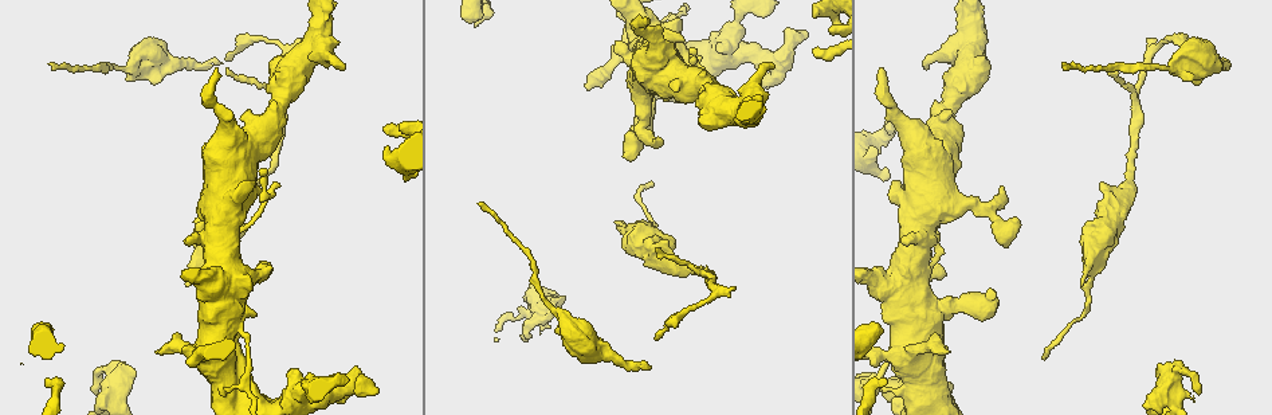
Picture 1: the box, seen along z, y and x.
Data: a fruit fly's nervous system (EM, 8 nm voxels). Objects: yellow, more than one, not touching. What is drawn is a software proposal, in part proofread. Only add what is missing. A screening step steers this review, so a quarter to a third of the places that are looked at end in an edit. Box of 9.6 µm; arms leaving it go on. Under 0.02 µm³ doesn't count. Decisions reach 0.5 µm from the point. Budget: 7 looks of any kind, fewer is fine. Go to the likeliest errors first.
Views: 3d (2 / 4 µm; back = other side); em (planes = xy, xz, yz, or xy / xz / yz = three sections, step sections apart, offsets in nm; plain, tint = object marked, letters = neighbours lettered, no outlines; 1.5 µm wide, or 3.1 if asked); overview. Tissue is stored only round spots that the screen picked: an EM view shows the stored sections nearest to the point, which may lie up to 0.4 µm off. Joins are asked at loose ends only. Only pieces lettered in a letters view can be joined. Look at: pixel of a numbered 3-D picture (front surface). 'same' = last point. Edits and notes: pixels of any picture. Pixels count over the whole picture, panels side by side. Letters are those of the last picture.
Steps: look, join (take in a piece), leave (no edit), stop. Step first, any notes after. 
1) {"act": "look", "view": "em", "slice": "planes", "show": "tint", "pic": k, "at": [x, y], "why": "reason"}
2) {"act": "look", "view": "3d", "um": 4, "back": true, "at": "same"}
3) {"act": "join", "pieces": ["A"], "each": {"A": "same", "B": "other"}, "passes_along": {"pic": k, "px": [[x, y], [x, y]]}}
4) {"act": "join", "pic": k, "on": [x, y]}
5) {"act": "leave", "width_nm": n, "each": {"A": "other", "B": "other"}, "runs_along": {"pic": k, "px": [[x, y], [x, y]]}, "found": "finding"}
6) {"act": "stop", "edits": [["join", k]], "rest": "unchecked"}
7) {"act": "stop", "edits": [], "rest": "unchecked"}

{"act": "look", "view": "3d", "um": 2, "back": true, "pic": 1, "at": [218, 63], "why": "an open end"}

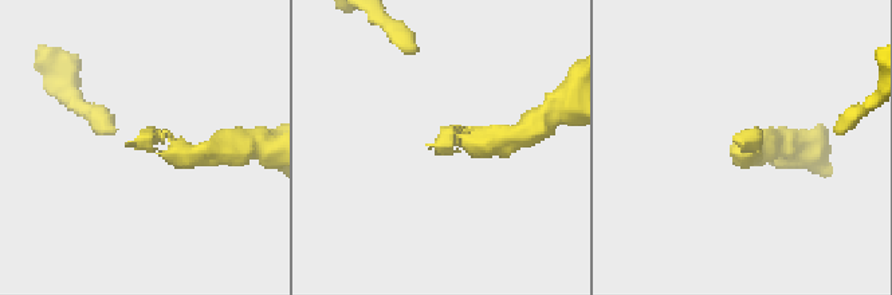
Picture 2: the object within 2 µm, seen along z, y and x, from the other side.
{"act": "look", "view": "em", "slice": "planes", "show": "plain", "pic": 2, "at": [138, 138], "why": "now the EM"}

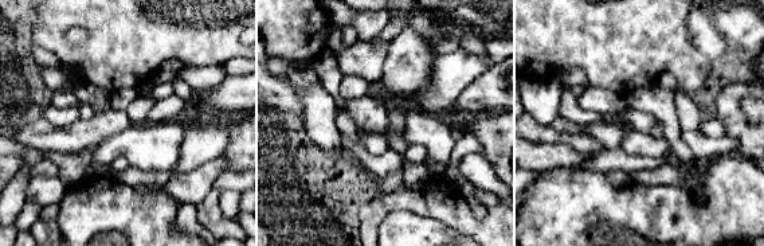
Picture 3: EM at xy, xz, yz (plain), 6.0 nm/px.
{"act": "look", "view": "em", "slice": "planes", "show": "letters", "at": "same", "why": "what lies round it"}

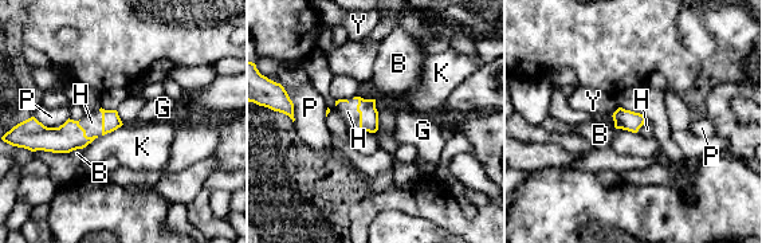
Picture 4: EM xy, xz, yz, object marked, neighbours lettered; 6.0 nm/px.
{"act": "join", "pieces": ["H"], "each": {"B": "other", "G": "other", "H": "same", "K": "other", "P": "other", "Y": "other"}, "passes_along": {"pic": 4, "px": [[366, 108], [358, 112], [348, 112]]}, "found": "the neuron continues"}

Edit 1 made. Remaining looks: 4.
{"act": "look", "view": "overview"}

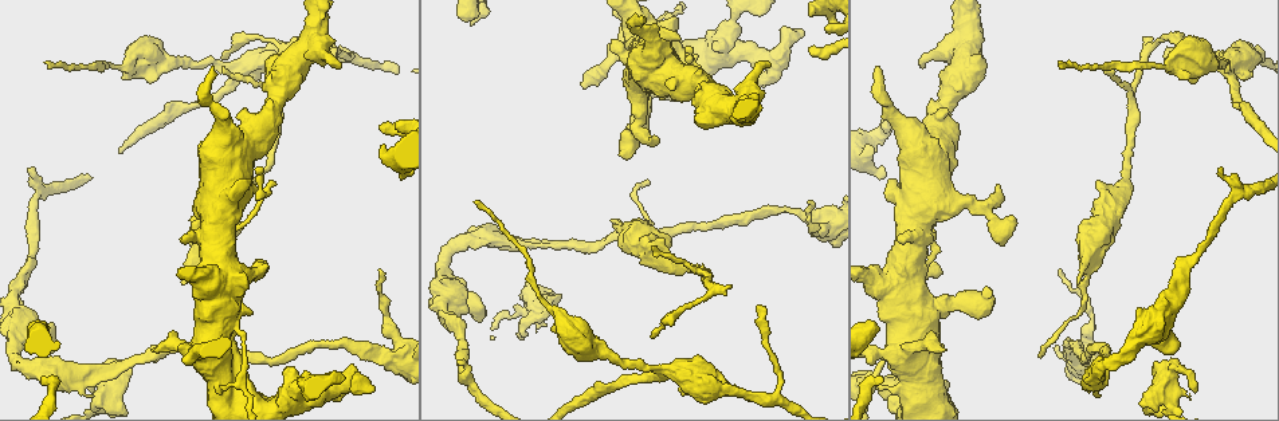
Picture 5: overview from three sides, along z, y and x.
{"act": "look", "view": "em", "slice": "xy", "step": 8, "show": "letters", "pic": 5, "at": [1096, 181], "why": "free end"}

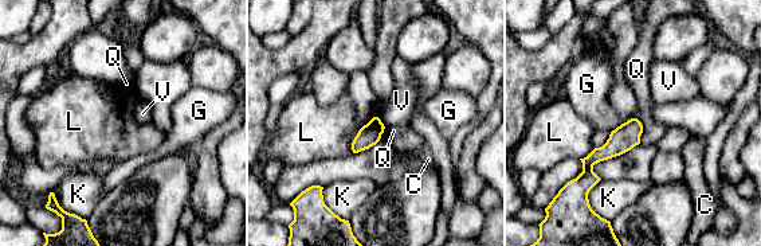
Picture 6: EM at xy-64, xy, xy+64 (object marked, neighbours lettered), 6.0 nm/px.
{"act": "leave", "each": {"C": "other", "G": "other", "K": "other", "L": "other", "Q": "other", "V": "other"}, "border": {"pic": 6, "px": [[364, 125], [352, 143], [352, 152]]}, "found": "none of them fits"}

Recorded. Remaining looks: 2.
{"act": "look", "view": "em", "slice": "yz", "step": 4, "show": "tint", "pic": 5, "at": [1144, 38], "why": "thin end"}

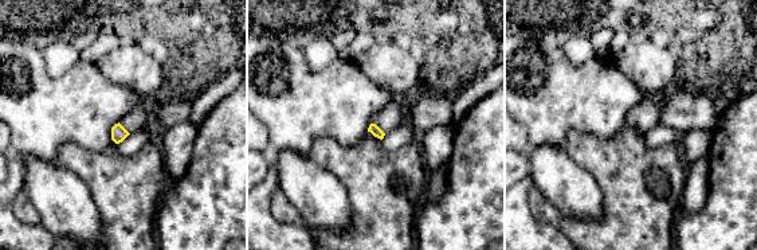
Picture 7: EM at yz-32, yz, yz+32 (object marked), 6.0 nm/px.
{"act": "look", "view": "em", "slice": "planes", "show": "letters", "at": "same", "why": "cut it another way"}

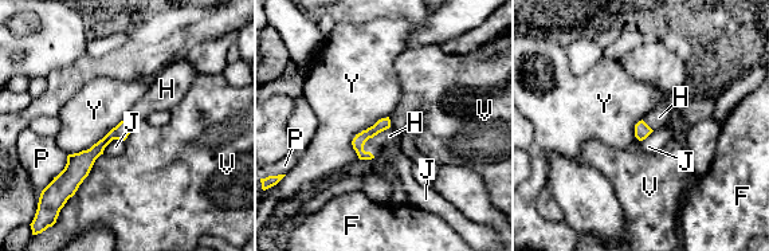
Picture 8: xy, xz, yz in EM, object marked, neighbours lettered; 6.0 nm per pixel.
{"act": "join", "pieces": ["H"], "each": {"F": "other", "H": "same", "J": "other", "P": "other", "V": "other", "Y": "other"}, "passes_along": {"pic": 8, "px": [[359, 141], [381, 130], [389, 136]]}, "found": "it goes on there"}

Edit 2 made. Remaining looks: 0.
{"act": "stop", "edits": [["join", 4], ["join", 8]], "rest": "unchecked"}

